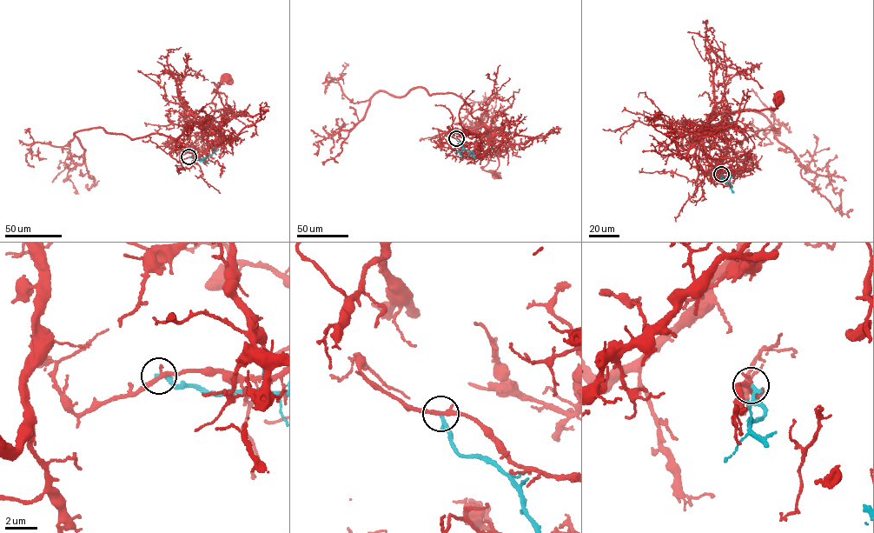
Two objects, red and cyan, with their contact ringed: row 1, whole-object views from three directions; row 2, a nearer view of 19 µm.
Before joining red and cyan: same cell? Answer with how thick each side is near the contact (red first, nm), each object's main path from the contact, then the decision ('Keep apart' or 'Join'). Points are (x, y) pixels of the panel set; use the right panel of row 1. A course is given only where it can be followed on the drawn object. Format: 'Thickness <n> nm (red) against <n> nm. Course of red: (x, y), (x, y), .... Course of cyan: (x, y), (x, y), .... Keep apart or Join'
Thickness 260 nm (red) against 280 nm. Course of red: (720, 174), (718, 176), (717, 168), (708, 161), (702, 127), (725, 111), (775, 109), (774, 101), (777, 97). Course of cyan: (720, 174), (724, 182), (724, 178), (731, 176). Keep apart

